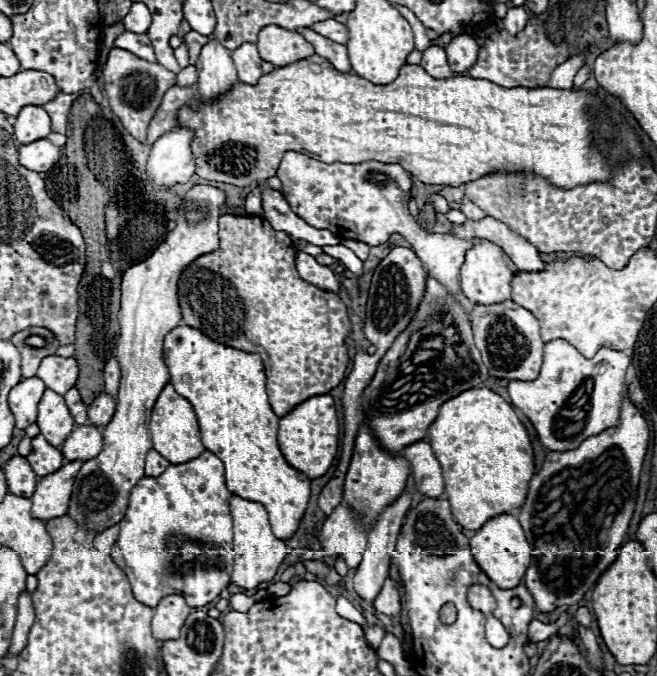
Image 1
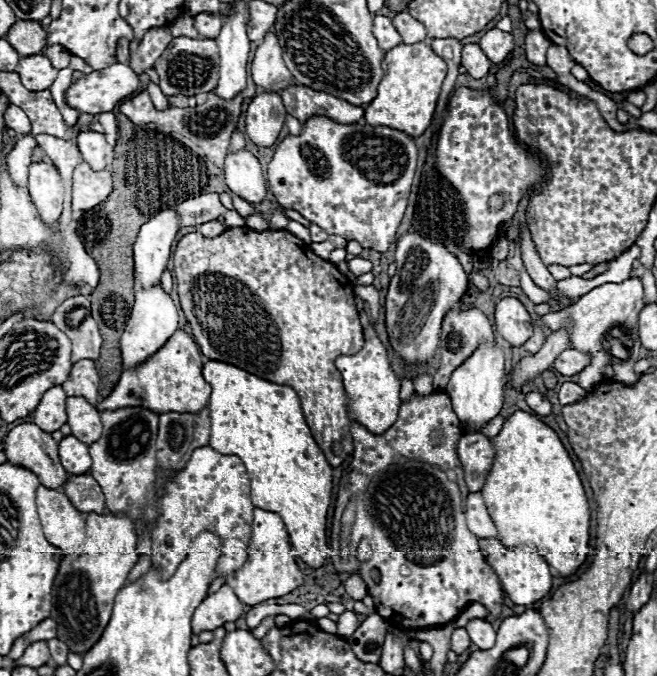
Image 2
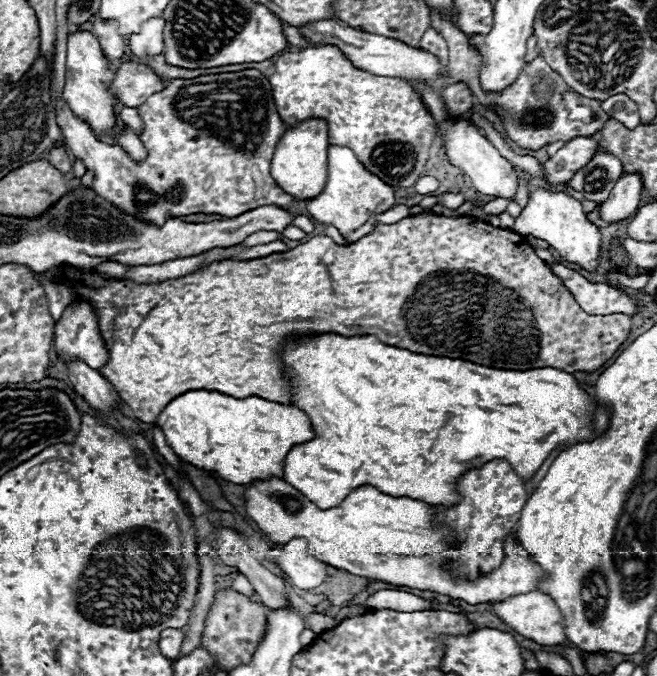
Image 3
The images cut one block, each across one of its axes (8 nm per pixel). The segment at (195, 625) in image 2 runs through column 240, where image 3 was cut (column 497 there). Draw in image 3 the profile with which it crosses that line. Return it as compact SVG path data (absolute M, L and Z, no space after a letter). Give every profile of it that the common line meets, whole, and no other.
M530 592L530 594L520 594L502 602L490 602L492 612L502 618L508 626L512 626L518 634L542 644L542 646L558 646L558 644L566 644L566 624L564 624L564 616L562 610L556 606L556 602L542 592Z

